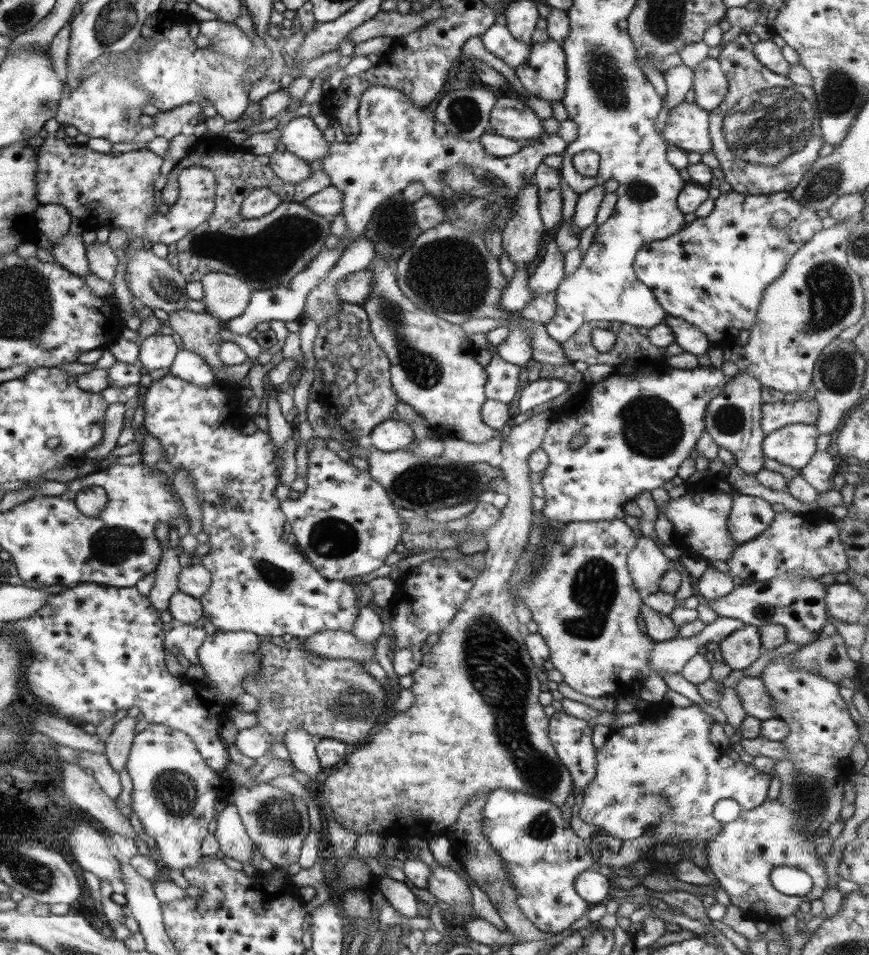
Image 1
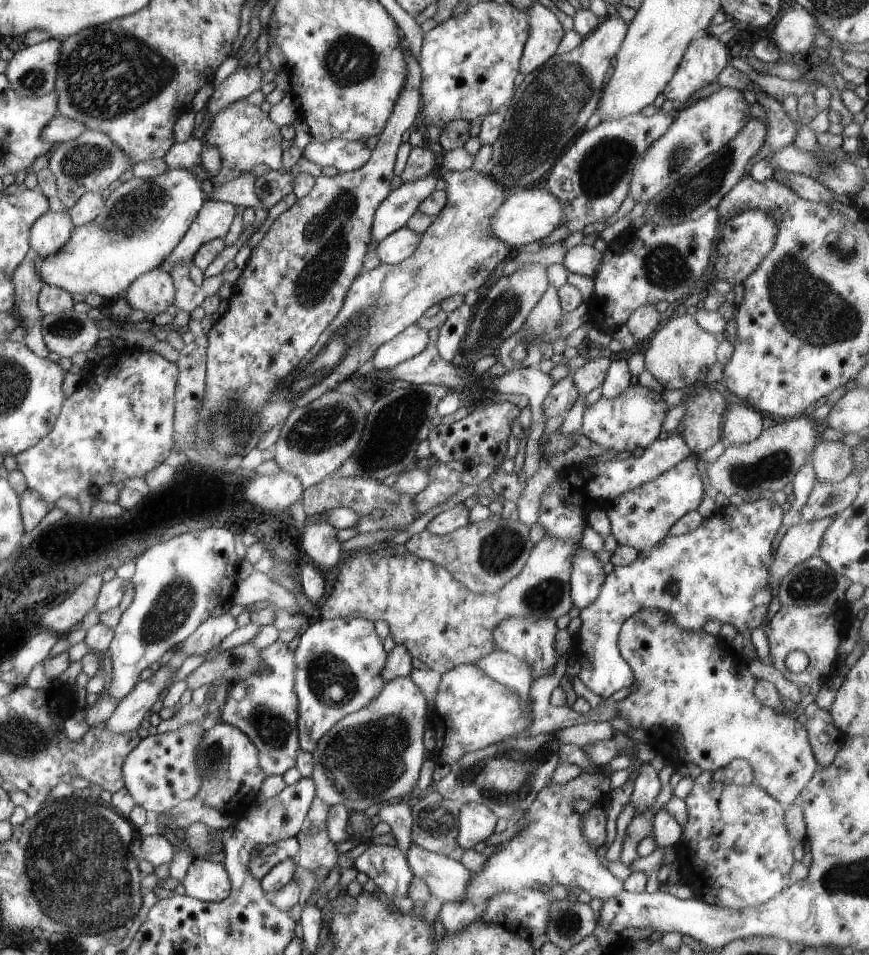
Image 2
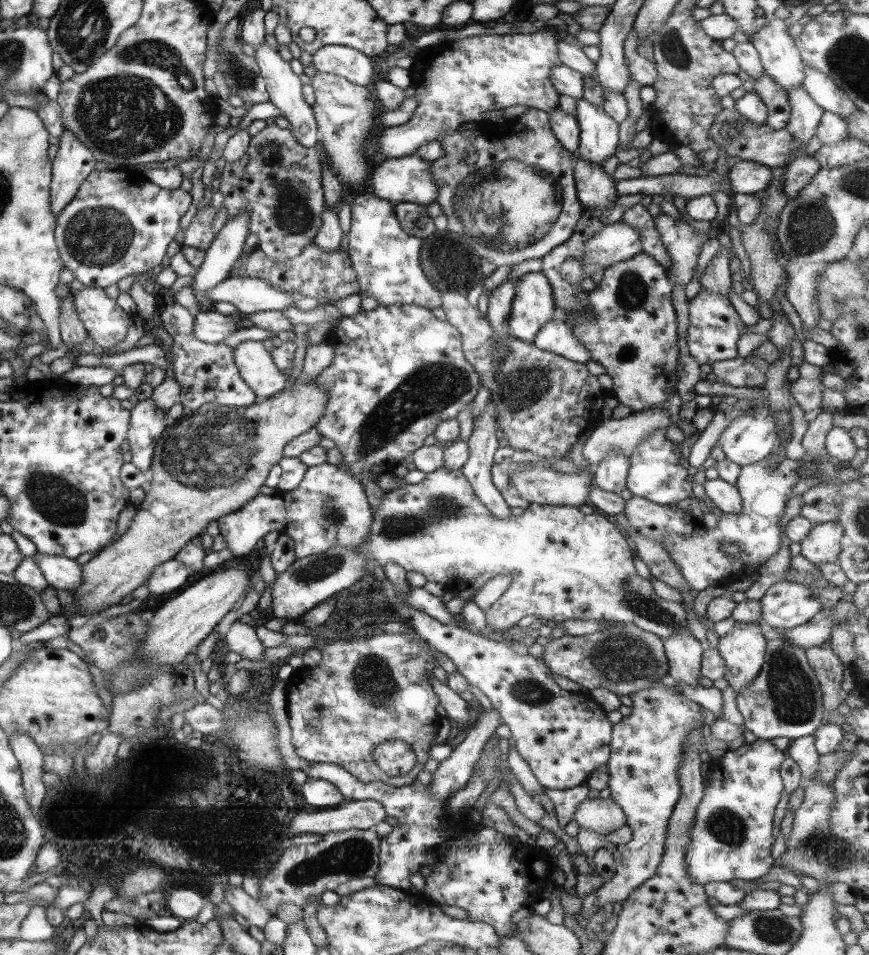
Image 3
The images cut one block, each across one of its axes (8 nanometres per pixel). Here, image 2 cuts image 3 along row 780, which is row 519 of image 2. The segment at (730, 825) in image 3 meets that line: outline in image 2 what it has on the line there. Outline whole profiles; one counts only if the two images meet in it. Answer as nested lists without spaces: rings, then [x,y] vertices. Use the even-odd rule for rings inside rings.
[[[773,499],[721,507],[709,518],[703,519],[695,530],[677,536],[666,535],[649,551],[640,553],[631,564],[614,567],[605,575],[597,598],[577,614],[581,627],[575,637],[574,648],[579,655],[577,677],[583,685],[605,699],[633,684],[631,668],[621,658],[617,643],[621,623],[639,609],[659,610],[667,614],[675,626],[687,632],[702,630],[703,624],[709,620],[718,620],[721,625],[730,624],[738,633],[761,626],[772,600],[767,576],[771,565],[771,542],[781,526],[782,515],[781,506]]]

